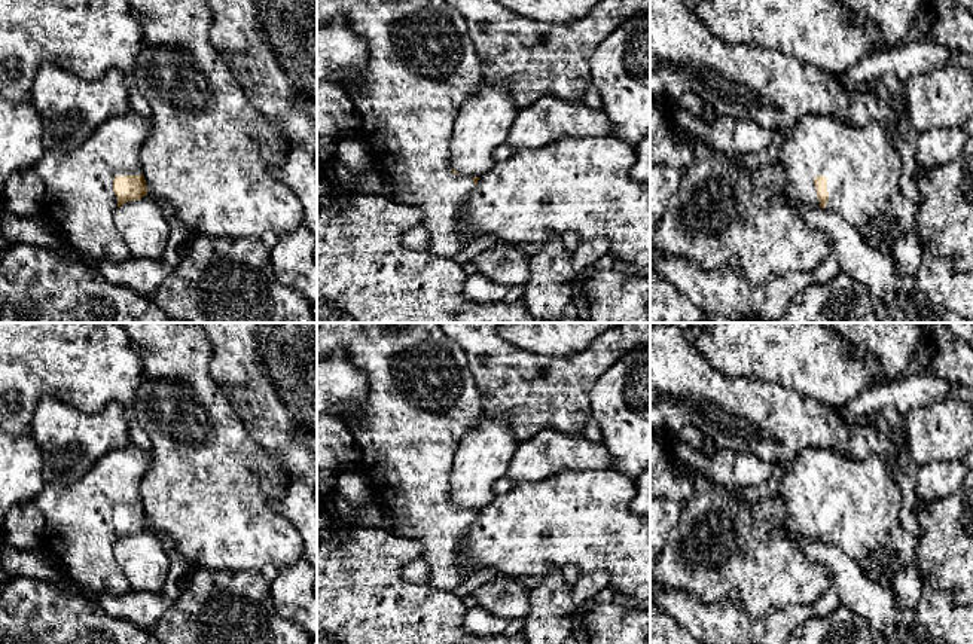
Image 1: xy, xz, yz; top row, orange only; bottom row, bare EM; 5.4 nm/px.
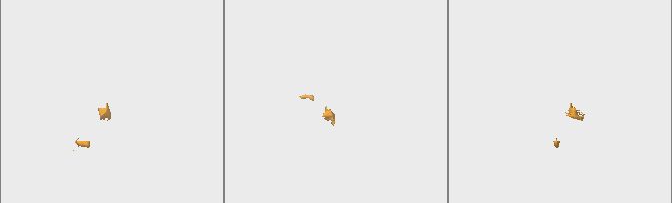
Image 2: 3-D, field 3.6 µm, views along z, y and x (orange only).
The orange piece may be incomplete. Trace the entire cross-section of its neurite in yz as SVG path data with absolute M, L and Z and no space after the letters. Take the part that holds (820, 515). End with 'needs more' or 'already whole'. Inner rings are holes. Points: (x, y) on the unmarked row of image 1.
M808 448L784 470L778 494L774 498L741 503L725 489L704 483L696 485L693 497L681 504L677 525L669 531L655 562L653 583L659 592L684 590L704 604L717 604L725 598L735 596L753 619L790 605L811 605L827 589L833 587L833 580L824 565L805 556L799 538L829 541L864 571L876 550L890 550L897 574L913 559L918 547L918 537L902 527L902 501L902 489L891 474L888 461L881 454L855 460L833 448Z; needs more

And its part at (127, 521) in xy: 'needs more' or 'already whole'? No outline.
needs more

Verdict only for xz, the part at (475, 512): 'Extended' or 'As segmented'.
Extended

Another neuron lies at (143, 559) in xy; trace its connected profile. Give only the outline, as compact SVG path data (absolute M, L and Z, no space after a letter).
M150 529L121 538L113 556L132 590L162 590L170 573L170 556Z

